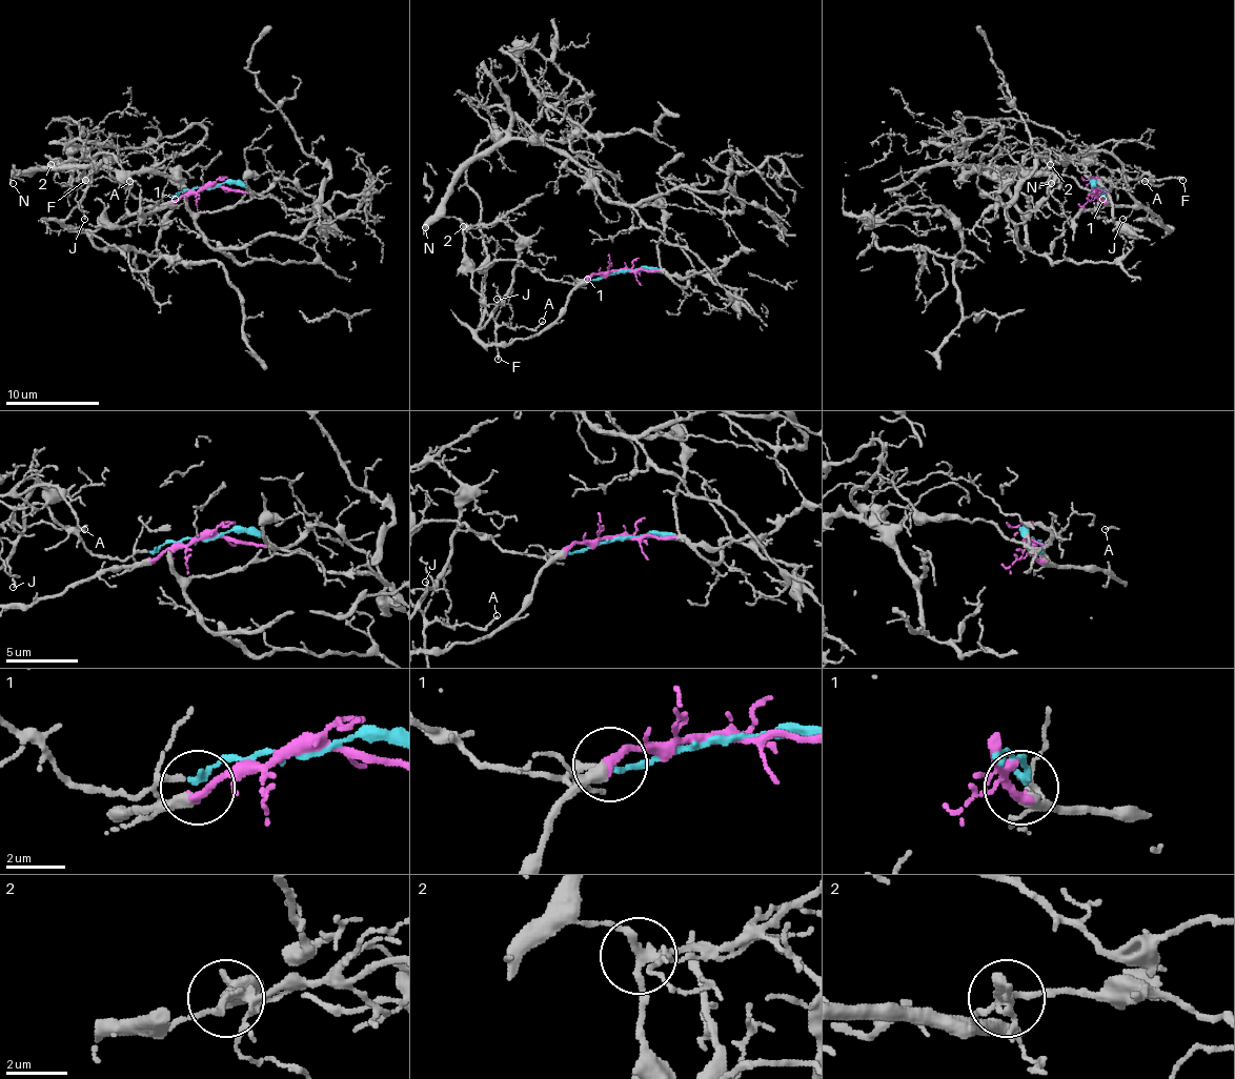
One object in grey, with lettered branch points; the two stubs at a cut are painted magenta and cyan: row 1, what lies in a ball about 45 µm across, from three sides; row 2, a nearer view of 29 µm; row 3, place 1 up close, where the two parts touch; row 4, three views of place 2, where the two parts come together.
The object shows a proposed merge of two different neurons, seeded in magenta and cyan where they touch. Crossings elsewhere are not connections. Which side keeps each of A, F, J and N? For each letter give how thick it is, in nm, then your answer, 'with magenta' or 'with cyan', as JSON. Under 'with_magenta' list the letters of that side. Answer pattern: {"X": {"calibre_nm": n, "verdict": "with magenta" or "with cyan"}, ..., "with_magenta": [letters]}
{"A": {"calibre_nm": 130, "verdict": "with cyan"}, "F": {"calibre_nm": 170, "verdict": "with cyan"}, "J": {"calibre_nm": 110, "verdict": "with magenta"}, "N": {"calibre_nm": 100, "verdict": "with cyan"}, "with_magenta": ["J"]}

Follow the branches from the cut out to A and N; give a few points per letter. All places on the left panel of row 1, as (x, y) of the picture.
A: (208, 187), (191, 187), (147, 202), (135, 197), (102, 164), (81, 168), (60, 164), (74, 178), (130, 181)
N: (208, 187), (147, 202), (102, 164), (81, 168), (64, 162), (15, 174), (13, 183)

